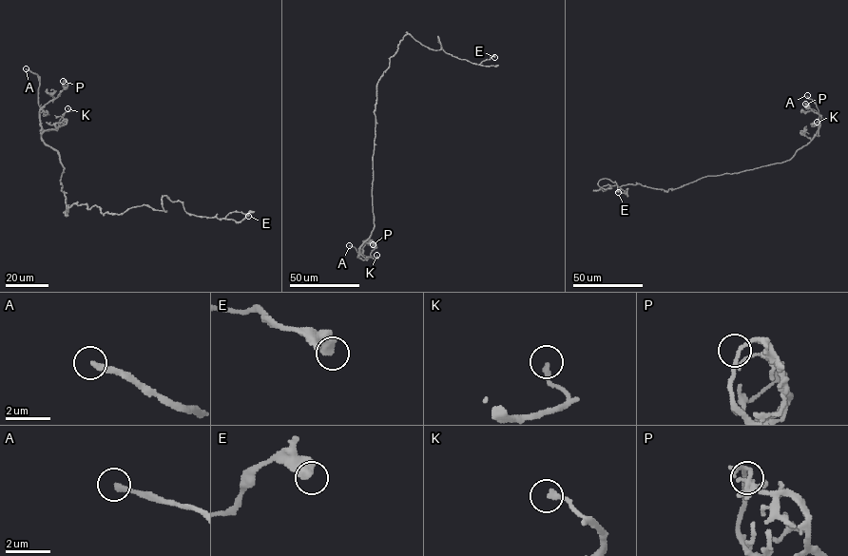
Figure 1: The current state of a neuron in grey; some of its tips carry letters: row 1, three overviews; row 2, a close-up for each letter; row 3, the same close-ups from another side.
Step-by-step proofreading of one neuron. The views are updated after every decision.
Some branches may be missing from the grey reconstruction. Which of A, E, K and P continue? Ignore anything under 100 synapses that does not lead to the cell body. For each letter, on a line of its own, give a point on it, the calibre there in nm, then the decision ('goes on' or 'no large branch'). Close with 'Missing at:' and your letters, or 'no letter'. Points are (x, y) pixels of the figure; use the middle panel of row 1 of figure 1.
A: place (349, 245); calibre 240 nm; goes on
E: place (494, 57); calibre 400 nm; no large branch
K: place (376, 255); calibre 240 nm; no large branch
P: place (373, 244); calibre 130 nm; no large branch
Missing at: A

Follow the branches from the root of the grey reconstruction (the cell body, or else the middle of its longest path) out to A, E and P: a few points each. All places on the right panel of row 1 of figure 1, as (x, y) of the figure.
A: (664, 190), (706, 176), (739, 173), (789, 160), (812, 139), (818, 128), (819, 111), (816, 103), (807, 95)
E: (664, 190), (640, 183), (595, 190), (607, 184), (611, 188), (598, 185), (607, 179), (626, 193), (618, 192)
P: (664, 190), (706, 176), (739, 173), (789, 160), (812, 139), (820, 119), (818, 113), (806, 108), (805, 104)

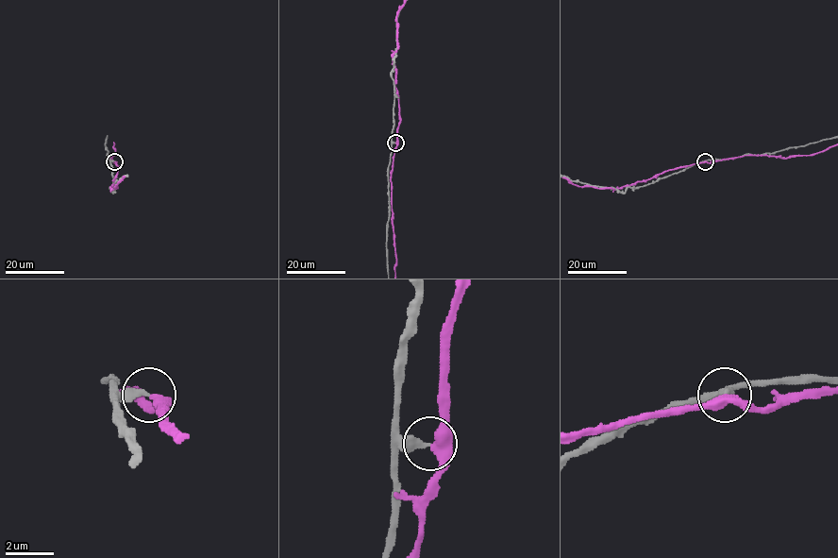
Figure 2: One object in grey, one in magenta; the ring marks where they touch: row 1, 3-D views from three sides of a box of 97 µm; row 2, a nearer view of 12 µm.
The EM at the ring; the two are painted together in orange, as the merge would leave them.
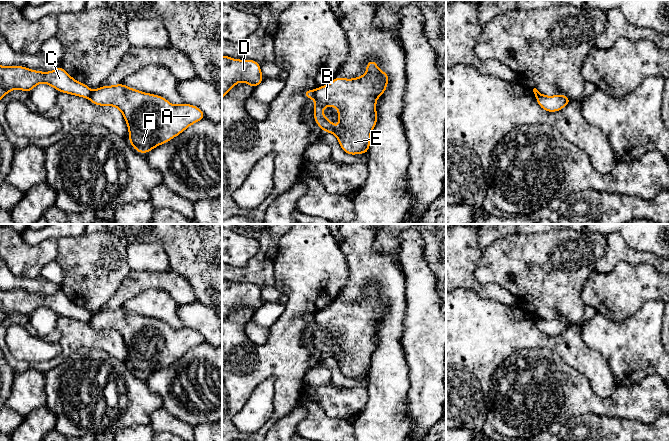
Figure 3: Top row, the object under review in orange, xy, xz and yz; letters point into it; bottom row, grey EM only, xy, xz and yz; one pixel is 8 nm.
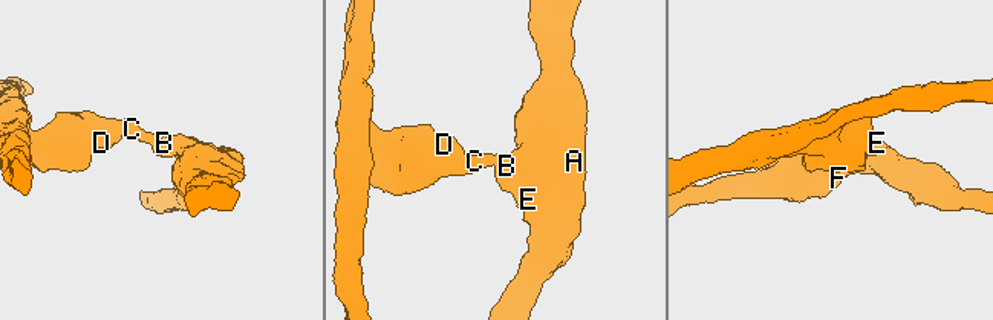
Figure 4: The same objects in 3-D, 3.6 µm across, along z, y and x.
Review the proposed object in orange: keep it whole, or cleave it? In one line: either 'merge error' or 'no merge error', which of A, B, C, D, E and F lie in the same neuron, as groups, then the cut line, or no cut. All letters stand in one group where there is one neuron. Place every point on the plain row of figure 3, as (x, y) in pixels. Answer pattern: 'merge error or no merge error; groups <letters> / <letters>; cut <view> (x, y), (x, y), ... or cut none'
merge error; groups A B E F / C D; cut xz (315, 314), (312, 321)

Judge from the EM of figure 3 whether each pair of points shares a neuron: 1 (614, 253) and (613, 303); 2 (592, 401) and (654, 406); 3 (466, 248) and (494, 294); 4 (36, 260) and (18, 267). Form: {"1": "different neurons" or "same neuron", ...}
{"1": "different neurons", "2": "same neuron", "3": "same neuron", "4": "same neuron"}

